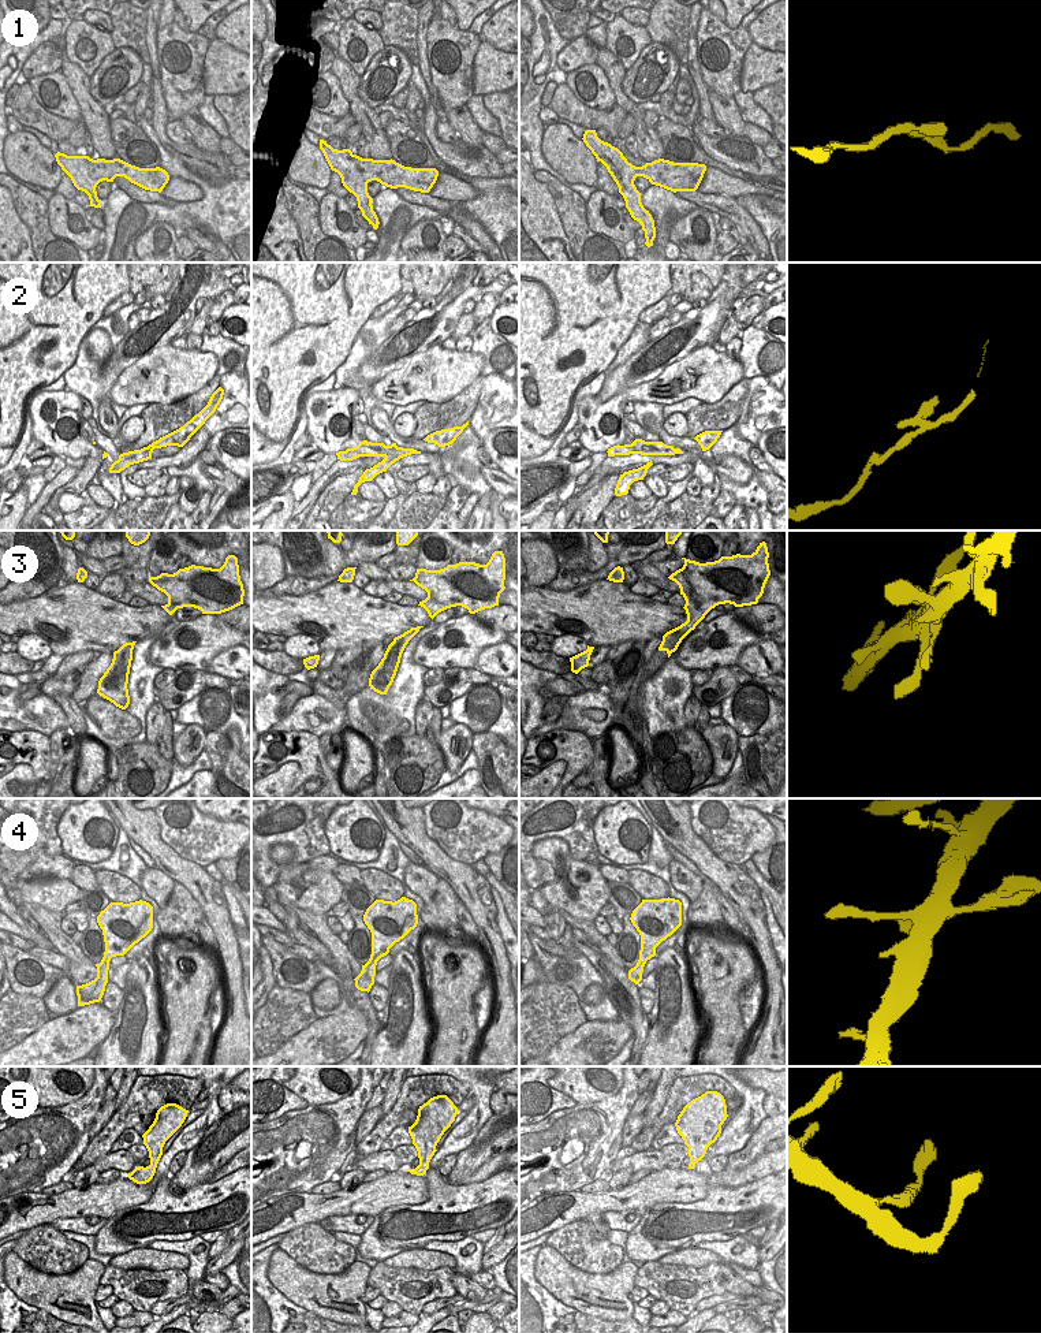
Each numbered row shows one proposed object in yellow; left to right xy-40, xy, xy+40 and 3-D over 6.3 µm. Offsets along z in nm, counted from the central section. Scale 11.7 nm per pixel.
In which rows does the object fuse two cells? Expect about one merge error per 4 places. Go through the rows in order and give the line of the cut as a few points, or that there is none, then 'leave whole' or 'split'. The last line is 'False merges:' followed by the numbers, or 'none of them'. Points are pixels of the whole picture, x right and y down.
1: cut none; leave whole
2: cut xy (402, 447), (394, 449), (385, 457); split
3: cut none; leave whole
4: cut none; leave whole
5: cut none; leave whole
False merges: 2

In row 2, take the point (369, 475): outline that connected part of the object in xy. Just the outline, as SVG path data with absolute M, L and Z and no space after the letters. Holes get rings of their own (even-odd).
M396 448L392 450L391 454L388 454L381 462L378 462L377 465L374 465L370 469L366 469L363 472L363 474L359 477L358 483L354 485L354 489L351 492L351 495L358 492L358 487L365 483L365 481L372 481L377 474L387 472L387 469L395 463L396 461L399 461L403 457L411 455L411 454L421 454L421 451L417 451L414 448Z

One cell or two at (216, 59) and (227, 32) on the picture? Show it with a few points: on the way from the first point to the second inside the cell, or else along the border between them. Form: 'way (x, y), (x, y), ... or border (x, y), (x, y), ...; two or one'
border (216, 36), (237, 49); two

